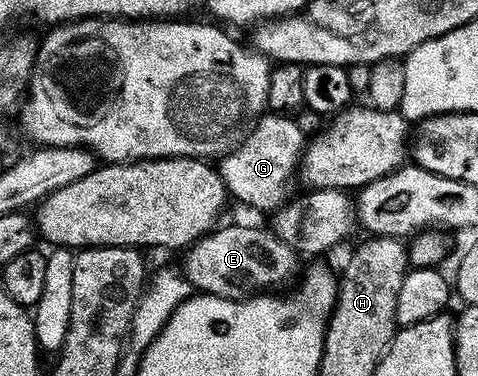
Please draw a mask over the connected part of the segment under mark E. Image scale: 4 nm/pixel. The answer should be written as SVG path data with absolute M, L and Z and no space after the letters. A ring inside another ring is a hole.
M225 224L200 236L194 244L184 249L185 279L198 293L222 296L228 300L243 300L247 296L277 290L288 280L296 281L302 271L299 253L283 242L268 227L252 228L249 224ZM273 288L273 289L268 289Z

